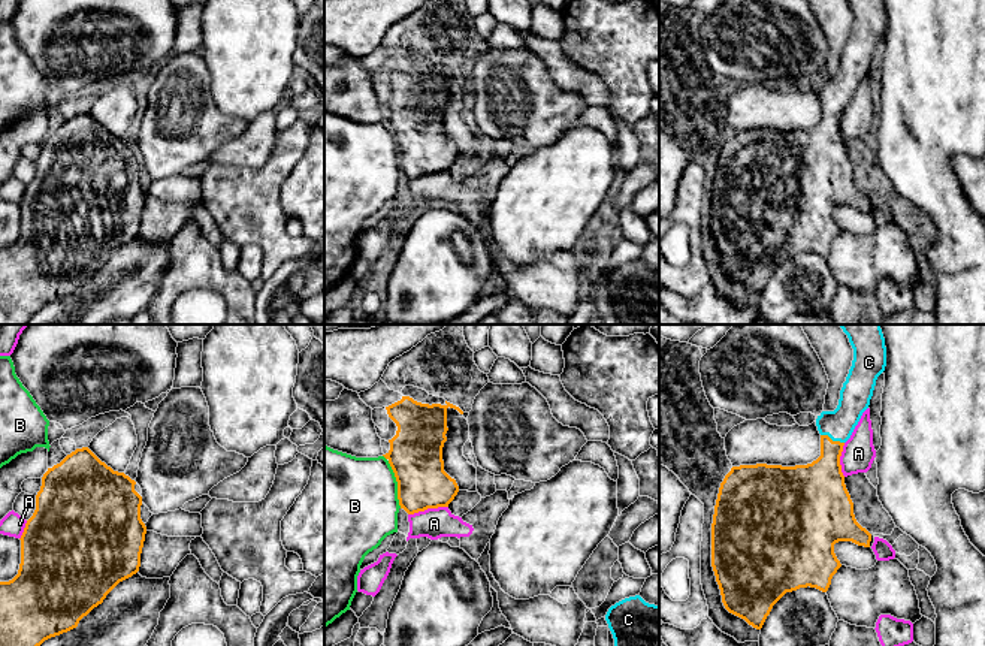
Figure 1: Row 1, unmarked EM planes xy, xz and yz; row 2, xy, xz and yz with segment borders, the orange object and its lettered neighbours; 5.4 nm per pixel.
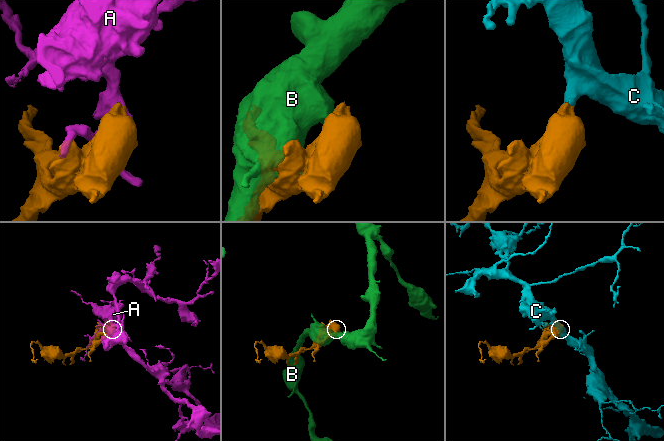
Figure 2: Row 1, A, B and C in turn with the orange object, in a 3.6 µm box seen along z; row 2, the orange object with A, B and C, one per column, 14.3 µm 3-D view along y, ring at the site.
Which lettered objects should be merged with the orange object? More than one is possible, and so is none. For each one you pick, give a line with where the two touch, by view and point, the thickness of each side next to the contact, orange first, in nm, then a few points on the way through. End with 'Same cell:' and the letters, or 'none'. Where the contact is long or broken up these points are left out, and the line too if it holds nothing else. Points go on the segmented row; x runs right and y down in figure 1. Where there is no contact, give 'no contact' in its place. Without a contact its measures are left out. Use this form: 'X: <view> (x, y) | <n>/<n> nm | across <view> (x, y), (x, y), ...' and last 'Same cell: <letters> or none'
C: yz (831, 440) | 260/160 nm | across yz (819, 485), (830, 459), (831, 440), (839, 425)
Same cell: C

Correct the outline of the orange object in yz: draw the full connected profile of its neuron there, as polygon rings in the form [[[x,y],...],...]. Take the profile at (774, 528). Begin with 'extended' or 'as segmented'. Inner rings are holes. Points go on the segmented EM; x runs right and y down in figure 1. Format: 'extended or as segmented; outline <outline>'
extended; outline [[[837,324],[847,335],[853,360],[840,390],[834,411],[822,411],[816,419],[821,434],[821,456],[807,465],[740,465],[732,467],[720,483],[711,523],[711,567],[720,589],[725,609],[761,630],[773,606],[786,594],[800,588],[816,588],[827,592],[833,576],[842,567],[834,553],[839,541],[852,541],[870,547],[871,534],[853,514],[853,502],[844,484],[840,456],[862,413],[868,408],[877,377],[886,366],[886,347],[880,324]]]

